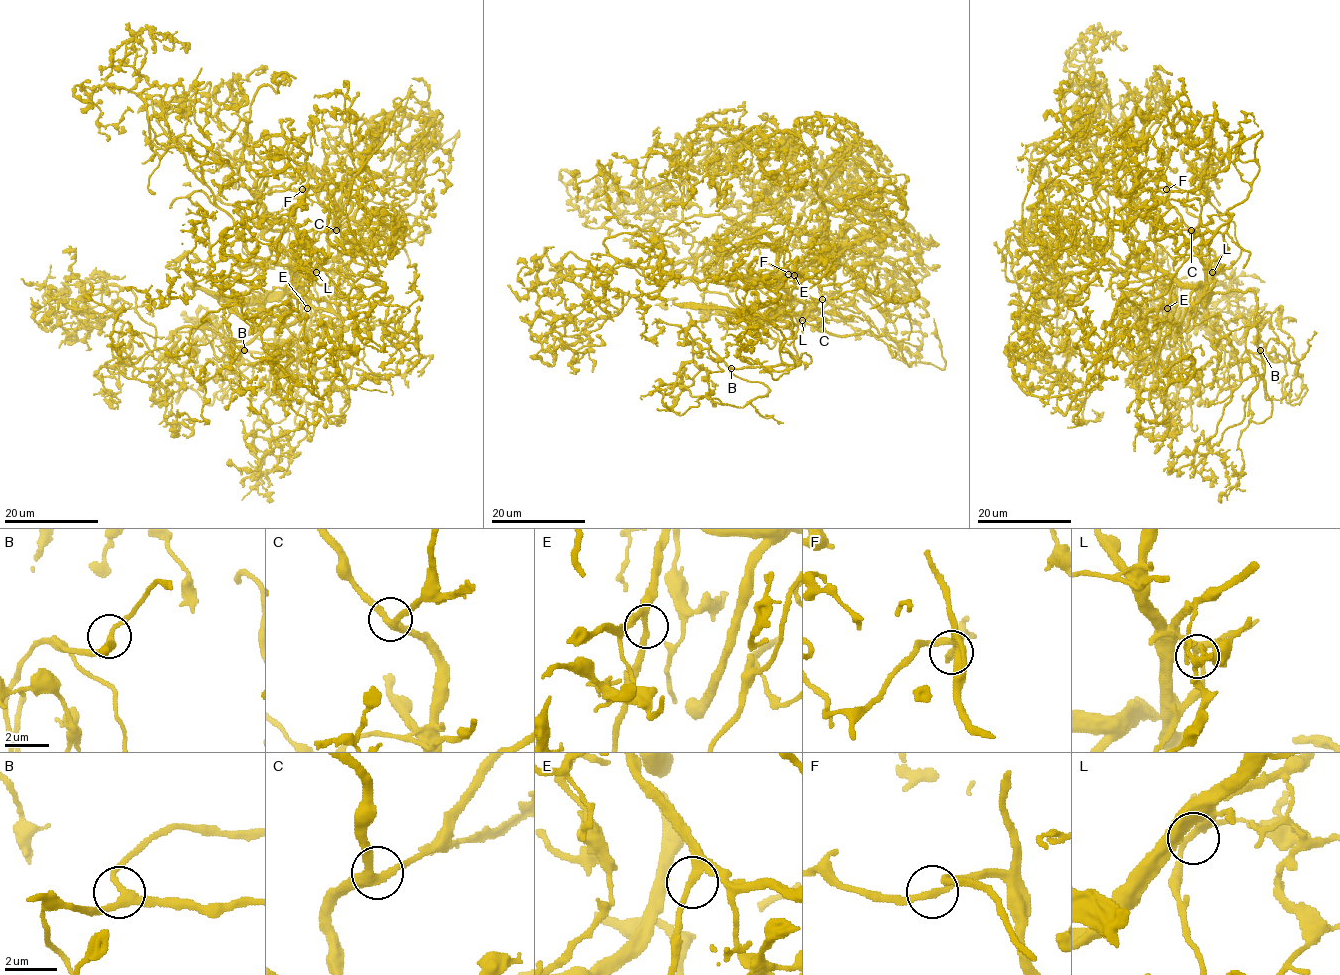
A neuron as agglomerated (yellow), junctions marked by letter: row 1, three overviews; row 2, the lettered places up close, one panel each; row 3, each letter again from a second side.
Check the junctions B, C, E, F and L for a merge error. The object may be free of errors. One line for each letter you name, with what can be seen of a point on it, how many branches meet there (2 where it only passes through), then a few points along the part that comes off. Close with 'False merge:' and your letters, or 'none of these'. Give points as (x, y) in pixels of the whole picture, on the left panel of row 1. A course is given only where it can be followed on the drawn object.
E: Place: (307, 308). Branches: 3. Course of the part to remove: (308, 307), (329, 309), (340, 320), (336, 377), (322, 397), (313, 393), (313, 356), (351, 349), (358, 365)
False merge: E

